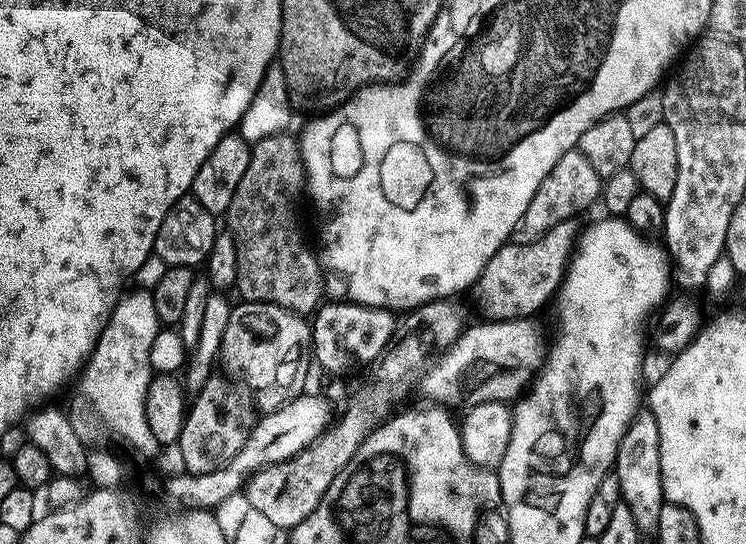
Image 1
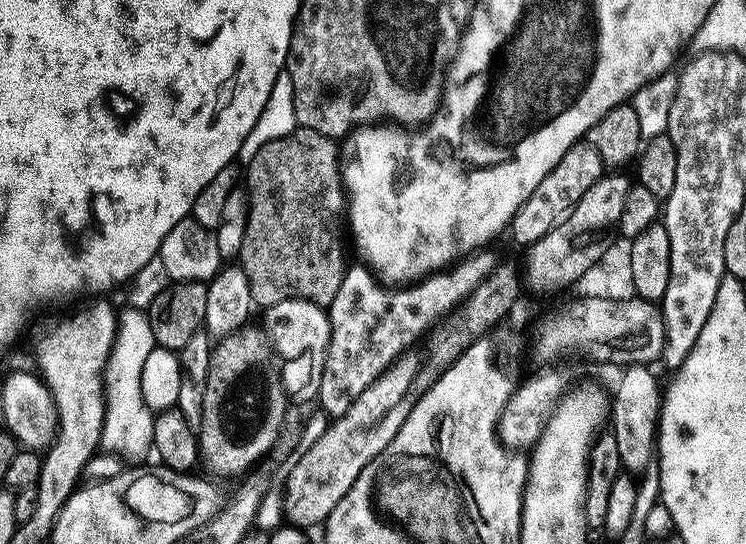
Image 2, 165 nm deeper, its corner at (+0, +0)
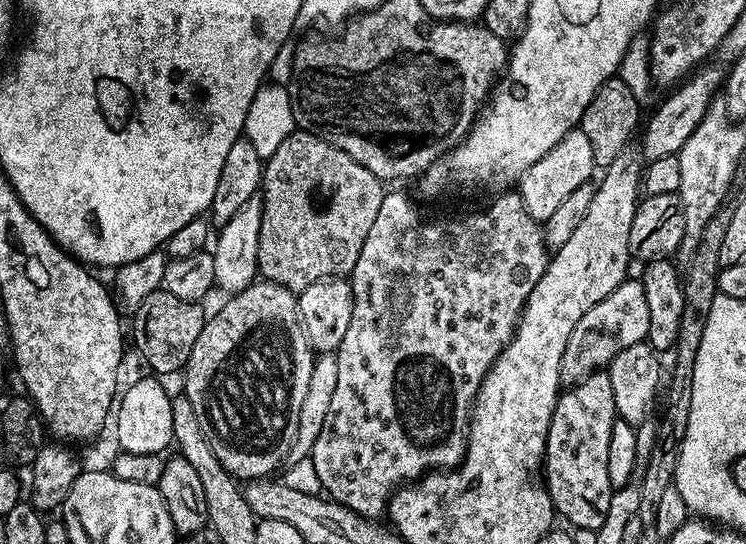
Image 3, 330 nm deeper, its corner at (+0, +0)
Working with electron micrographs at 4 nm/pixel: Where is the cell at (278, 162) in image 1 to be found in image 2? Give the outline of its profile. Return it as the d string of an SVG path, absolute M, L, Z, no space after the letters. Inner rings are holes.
M297 126L285 137L266 142L254 154L253 160L246 164L246 170L248 170L248 184L246 183L248 217L246 218L246 238L242 238L238 262L250 282L252 303L259 307L261 304L261 309L270 309L278 302L286 302L287 300L313 300L318 305L327 306L332 303L334 294L338 294L338 286L342 286L342 278L350 267L350 259L348 260L347 254L344 253L344 236L346 240L346 185L342 171L342 159L340 160L340 152L336 149L336 144L337 141L331 136L318 134L318 130Z

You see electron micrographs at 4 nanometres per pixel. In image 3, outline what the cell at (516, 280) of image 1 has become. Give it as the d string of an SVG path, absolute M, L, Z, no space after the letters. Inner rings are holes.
M708 66L701 67L695 74L689 75L679 87L672 90L677 90L677 92L670 93L669 96L653 110L652 117L650 117L649 120L647 117L647 119L643 121L638 142L640 138L640 148L644 151L643 159L645 161L679 156L682 146L686 146L686 138L690 138L690 134L694 134L698 122L702 122L702 118L708 112L708 107L711 106L714 97L719 93L716 91L718 91L719 88L721 91L722 88L722 72L720 76L718 69L706 67Z

